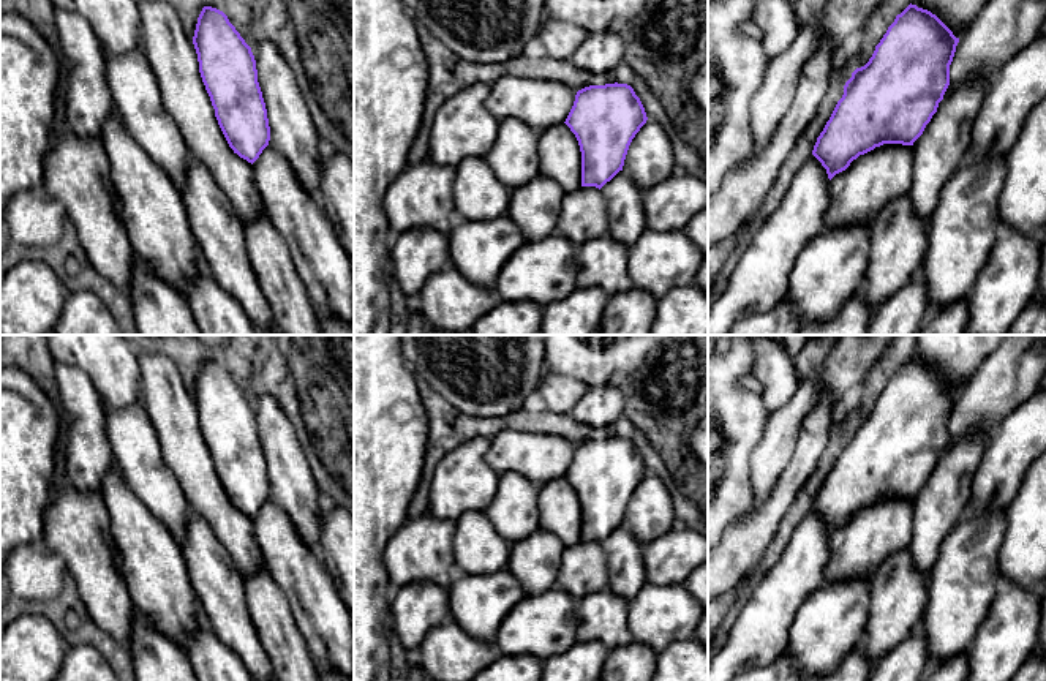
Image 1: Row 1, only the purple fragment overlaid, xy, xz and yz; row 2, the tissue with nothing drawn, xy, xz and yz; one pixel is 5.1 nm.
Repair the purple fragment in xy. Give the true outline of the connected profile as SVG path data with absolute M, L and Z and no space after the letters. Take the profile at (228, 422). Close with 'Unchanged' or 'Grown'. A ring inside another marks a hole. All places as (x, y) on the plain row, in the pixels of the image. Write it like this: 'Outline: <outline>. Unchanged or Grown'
Outline: M212 360L202 362L193 398L221 485L234 507L253 518L269 499L270 480L251 401Z. Unchanged

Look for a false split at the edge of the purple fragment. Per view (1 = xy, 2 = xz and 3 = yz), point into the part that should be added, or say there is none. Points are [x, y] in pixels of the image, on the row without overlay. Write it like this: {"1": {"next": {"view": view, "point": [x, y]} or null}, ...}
{"1": {"next": null}, "2": {"next": null}, "3": {"next": null}}

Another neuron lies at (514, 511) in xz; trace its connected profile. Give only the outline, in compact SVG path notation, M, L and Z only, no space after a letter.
M514 471L501 474L498 491L483 512L504 539L517 542L540 528L537 504L540 487Z

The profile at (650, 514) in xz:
M646 474L629 499L623 525L635 534L642 545L678 525L672 495L660 477Z

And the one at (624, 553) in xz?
M619 525L600 547L608 561L608 588L630 600L646 583L643 545L626 525Z

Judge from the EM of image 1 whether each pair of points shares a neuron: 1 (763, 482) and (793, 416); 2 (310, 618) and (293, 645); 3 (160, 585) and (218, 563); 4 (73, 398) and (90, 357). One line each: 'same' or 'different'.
1: same
2: different
3: different
4: different

